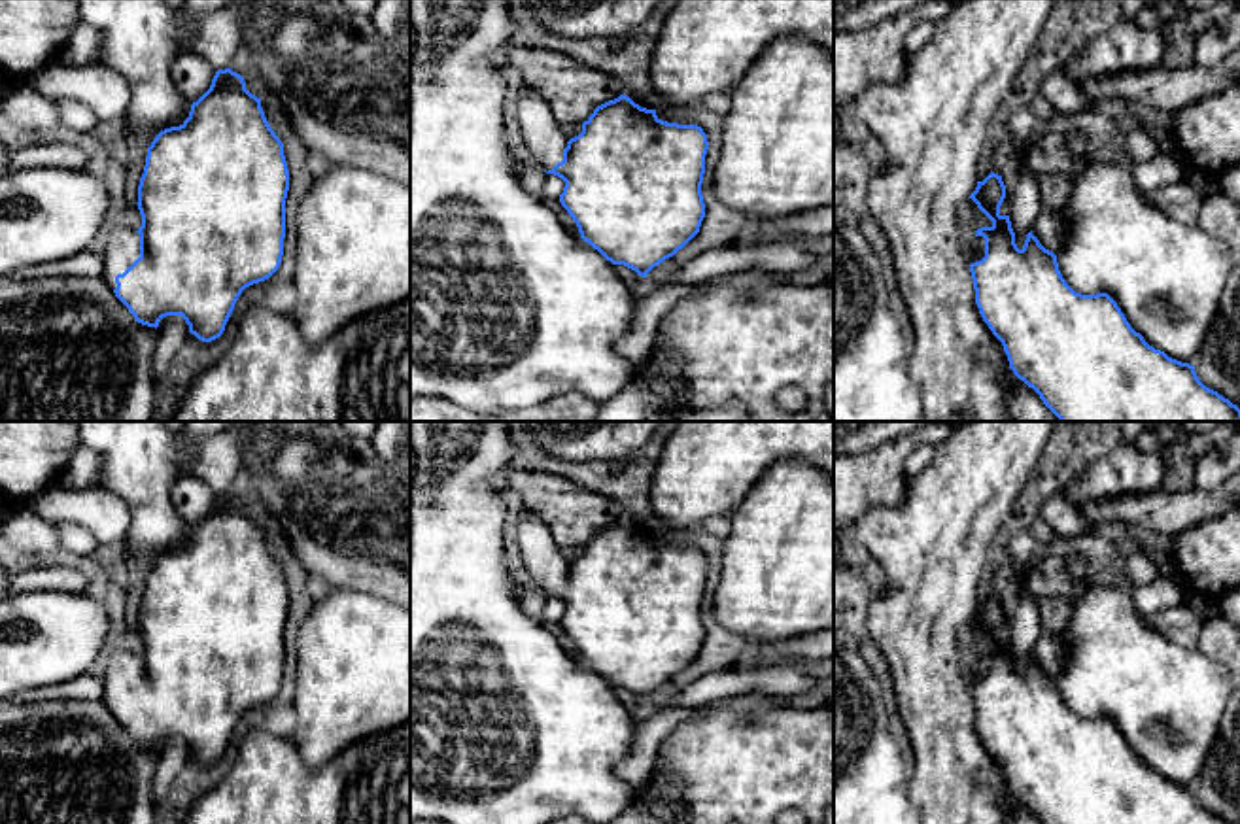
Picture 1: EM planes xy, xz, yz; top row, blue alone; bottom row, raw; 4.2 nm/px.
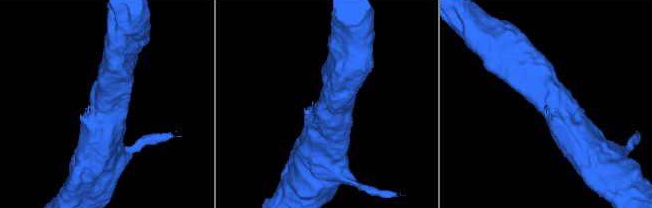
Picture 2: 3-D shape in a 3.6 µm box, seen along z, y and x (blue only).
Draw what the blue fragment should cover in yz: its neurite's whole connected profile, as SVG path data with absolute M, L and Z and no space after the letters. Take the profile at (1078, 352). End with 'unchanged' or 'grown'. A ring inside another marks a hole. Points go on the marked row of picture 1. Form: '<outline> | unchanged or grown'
M990 172L983 181L977 181L970 198L992 221L990 227L975 231L970 248L972 257L968 266L979 314L1002 342L1013 374L1032 387L1060 421L1240 421L1240 408L1236 404L1206 387L1193 365L1176 361L1149 346L1130 327L1108 293L1076 293L1062 278L1057 255L1045 249L1032 231L1026 234L1025 246L1017 248L1009 215L1000 214L1006 198L1002 176Z | grown

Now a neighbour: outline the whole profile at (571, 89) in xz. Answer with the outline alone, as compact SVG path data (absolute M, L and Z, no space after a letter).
M508 47L501 64L512 85L531 89L550 106L560 127L580 125L597 106L624 94L620 79L552 49Z

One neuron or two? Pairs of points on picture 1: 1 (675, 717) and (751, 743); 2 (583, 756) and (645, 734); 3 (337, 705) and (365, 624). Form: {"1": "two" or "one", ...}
{"1": "two", "2": "two", "3": "one"}

